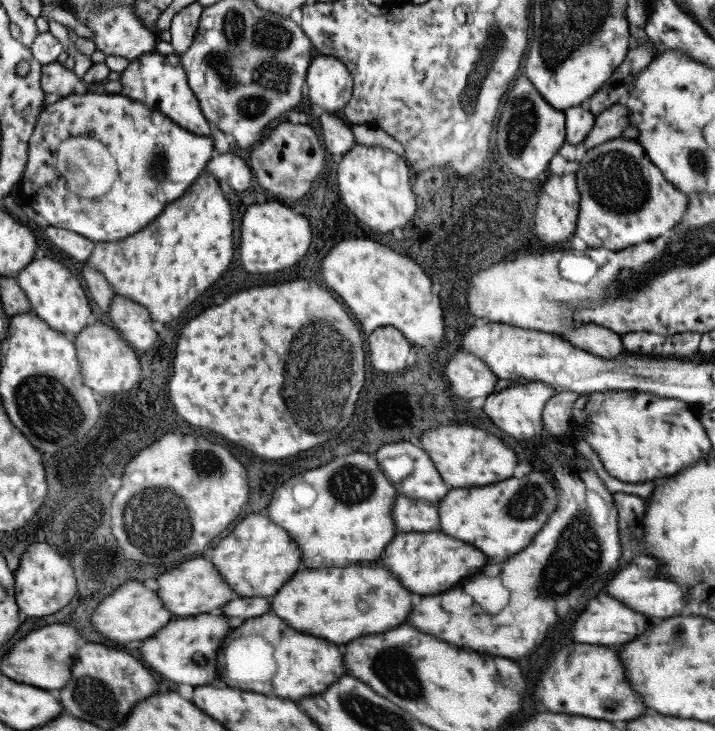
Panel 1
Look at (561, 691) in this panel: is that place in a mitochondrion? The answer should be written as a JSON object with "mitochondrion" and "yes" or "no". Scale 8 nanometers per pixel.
{"mitochondrion":"no"}

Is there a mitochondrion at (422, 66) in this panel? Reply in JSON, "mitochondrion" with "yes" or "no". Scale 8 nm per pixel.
{"mitochondrion":"no"}

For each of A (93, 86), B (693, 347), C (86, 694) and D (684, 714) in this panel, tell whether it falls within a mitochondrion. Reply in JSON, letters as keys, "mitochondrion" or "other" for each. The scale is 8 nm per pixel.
{"A":"other","B":"other","C":"mitochondrion","D":"other"}

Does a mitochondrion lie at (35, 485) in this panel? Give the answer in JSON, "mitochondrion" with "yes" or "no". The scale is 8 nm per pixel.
{"mitochondrion":"no"}

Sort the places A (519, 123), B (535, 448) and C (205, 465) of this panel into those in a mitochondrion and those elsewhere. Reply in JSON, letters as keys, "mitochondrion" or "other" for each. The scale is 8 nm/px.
{"A":"mitochondrion","B":"other","C":"mitochondrion"}

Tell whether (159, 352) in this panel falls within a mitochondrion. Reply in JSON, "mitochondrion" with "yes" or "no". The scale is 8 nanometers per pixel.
{"mitochondrion":"no"}

